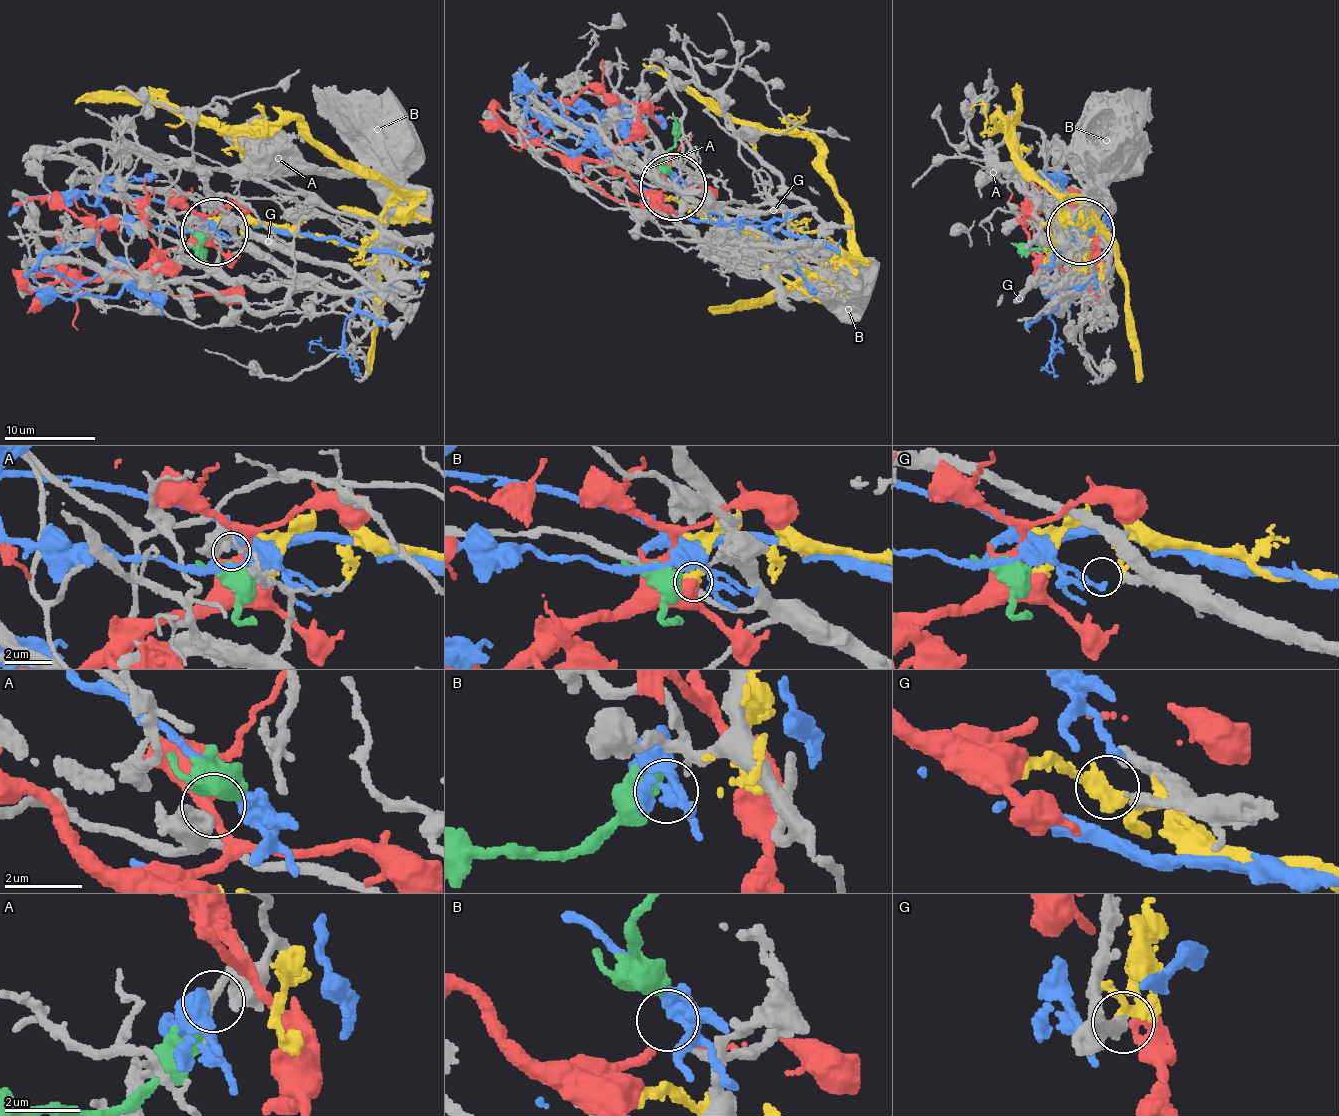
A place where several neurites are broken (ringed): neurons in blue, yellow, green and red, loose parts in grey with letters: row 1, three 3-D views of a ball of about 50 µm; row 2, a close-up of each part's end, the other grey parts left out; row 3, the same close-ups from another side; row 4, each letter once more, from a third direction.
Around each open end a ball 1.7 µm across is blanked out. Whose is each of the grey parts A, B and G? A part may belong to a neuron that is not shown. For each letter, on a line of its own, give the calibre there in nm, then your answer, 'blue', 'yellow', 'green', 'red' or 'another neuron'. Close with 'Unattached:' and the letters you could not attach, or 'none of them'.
A: 700 nm | green
B: 180 nm | another neuron
G: 320 nm | another neuron
Unattached: B, G

